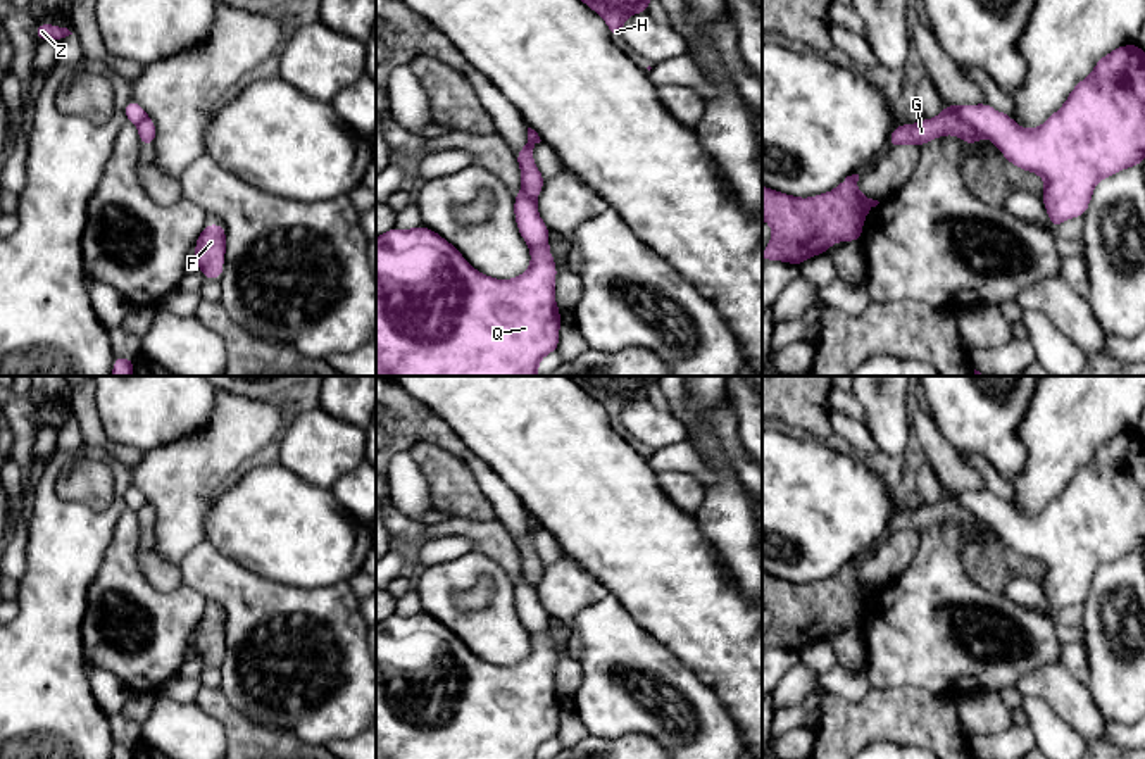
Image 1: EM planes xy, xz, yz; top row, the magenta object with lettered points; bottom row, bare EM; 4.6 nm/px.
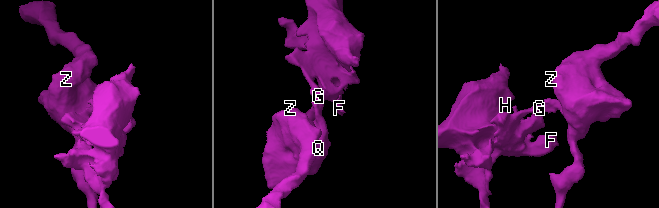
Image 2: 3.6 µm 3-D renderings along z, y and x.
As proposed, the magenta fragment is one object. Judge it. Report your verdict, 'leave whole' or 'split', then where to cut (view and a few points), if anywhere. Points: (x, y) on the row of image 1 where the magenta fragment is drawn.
split; cut in yz along (944, 111), (949, 111), (982, 133)

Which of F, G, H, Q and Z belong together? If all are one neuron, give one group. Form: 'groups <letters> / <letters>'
groups F G H / Q Z

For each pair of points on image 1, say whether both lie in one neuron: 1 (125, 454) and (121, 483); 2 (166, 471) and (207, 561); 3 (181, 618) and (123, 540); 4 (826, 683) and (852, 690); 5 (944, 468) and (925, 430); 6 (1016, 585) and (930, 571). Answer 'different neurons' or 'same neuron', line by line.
1: different neurons
2: different neurons
3: same neuron
4: same neuron
5: same neuron
6: different neurons

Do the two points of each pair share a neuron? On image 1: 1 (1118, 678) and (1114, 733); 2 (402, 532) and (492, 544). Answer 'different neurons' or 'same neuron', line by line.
1: different neurons
2: same neuron

